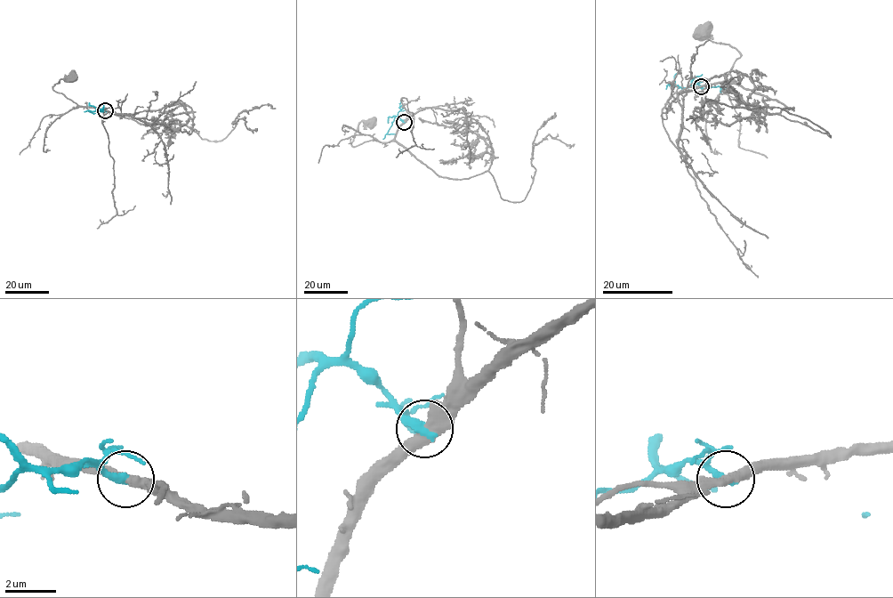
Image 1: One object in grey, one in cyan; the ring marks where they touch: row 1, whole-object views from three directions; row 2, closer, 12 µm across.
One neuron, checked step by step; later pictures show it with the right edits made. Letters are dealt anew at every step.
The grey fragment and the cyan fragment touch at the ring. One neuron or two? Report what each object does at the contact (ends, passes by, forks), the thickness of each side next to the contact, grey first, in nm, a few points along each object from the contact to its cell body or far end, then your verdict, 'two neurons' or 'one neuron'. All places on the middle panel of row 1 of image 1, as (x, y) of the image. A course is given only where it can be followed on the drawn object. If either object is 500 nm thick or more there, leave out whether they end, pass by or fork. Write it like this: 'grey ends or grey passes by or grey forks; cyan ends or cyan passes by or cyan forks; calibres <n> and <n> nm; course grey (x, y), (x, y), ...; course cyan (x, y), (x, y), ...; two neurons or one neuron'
grey passes by; cyan ends; calibres 440 and 340 nm; course grey (404, 122), (396, 136), (387, 142), (372, 140), (353, 146), (354, 133), (359, 124), (372, 121); course cyan (404, 122), (397, 117), (394, 118), (387, 133), (395, 134); two neurons

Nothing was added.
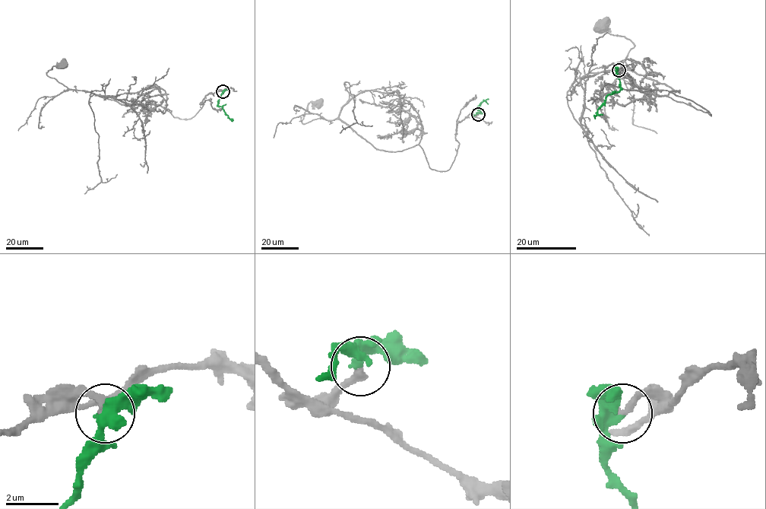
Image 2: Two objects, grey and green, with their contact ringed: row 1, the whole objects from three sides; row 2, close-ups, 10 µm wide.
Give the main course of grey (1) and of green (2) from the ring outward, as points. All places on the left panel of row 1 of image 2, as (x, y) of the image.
1: (223, 91), (209, 93), (195, 115), (182, 119), (159, 104), (121, 104), (70, 89), (46, 72), (64, 63)
2: (223, 91), (217, 106), (233, 120)

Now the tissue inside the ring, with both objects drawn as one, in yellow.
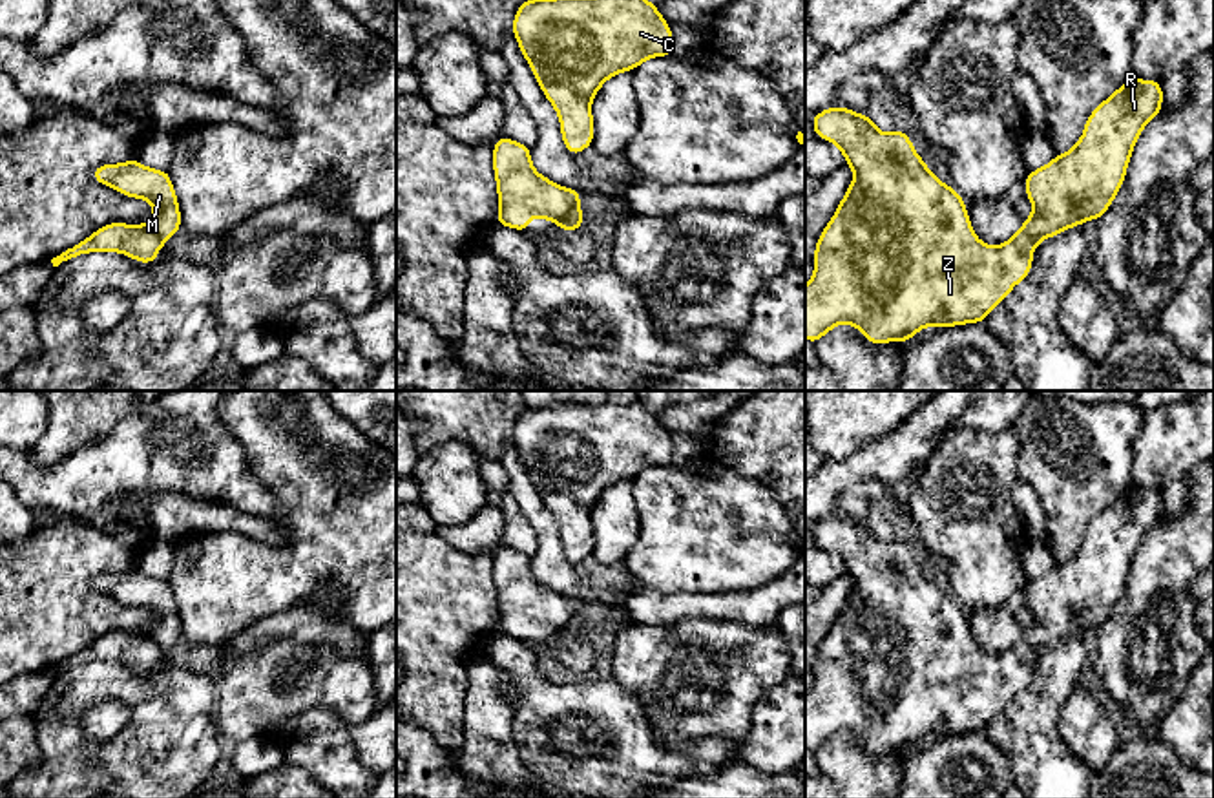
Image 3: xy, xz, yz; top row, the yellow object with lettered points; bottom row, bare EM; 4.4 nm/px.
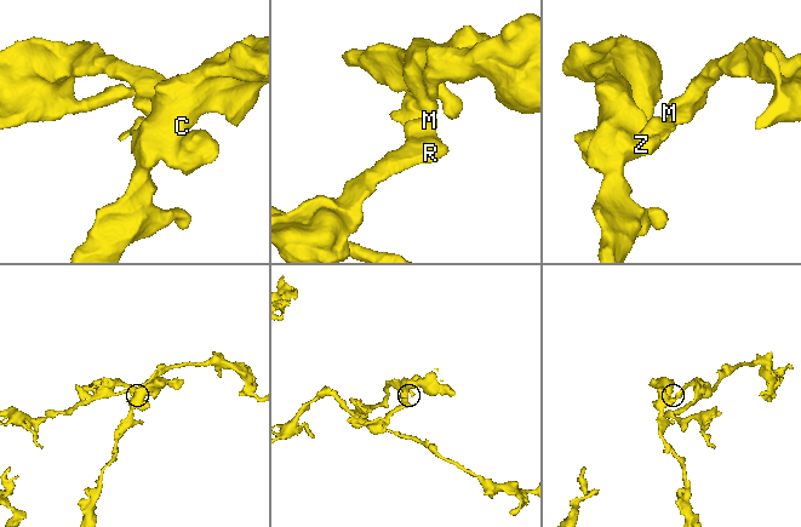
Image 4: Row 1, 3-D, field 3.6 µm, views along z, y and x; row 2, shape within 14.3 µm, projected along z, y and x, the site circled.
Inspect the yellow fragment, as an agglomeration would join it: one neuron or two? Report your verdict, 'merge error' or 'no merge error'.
merge error

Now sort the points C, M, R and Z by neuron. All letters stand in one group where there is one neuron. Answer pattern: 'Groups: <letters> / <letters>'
Groups: C Z / M R

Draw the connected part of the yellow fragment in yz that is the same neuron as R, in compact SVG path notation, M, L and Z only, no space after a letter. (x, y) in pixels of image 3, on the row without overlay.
M1128 488L1086 528L1079 551L1055 564L1044 577L1031 579L1026 592L1026 606L1033 621L1013 643L1030 643L1042 650L1059 641L1081 635L1086 628L1099 630L1121 599L1136 550L1146 531L1154 530L1163 517L1163 497L1159 489Z

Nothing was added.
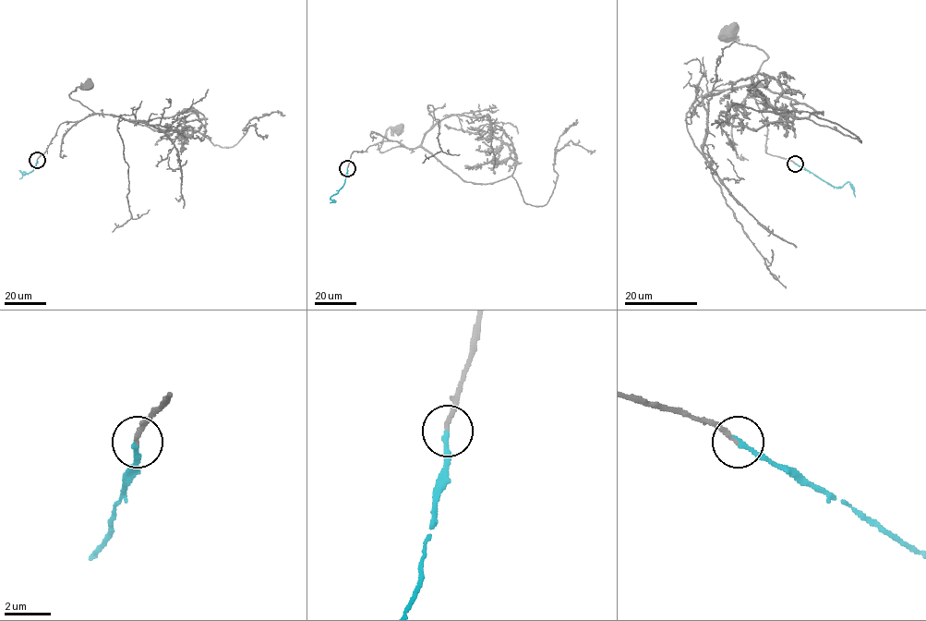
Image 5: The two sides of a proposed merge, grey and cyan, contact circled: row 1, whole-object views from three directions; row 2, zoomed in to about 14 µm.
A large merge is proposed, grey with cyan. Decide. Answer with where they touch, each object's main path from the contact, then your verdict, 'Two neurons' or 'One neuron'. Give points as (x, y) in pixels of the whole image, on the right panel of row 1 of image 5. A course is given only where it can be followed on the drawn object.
Place: (795, 164). Course of grey: (796, 164), (765, 151), (767, 126), (756, 102), (748, 97), (765, 53), (727, 38), (726, 32). Course of cyan: (796, 164), (836, 187), (848, 182), (855, 196). One neuron

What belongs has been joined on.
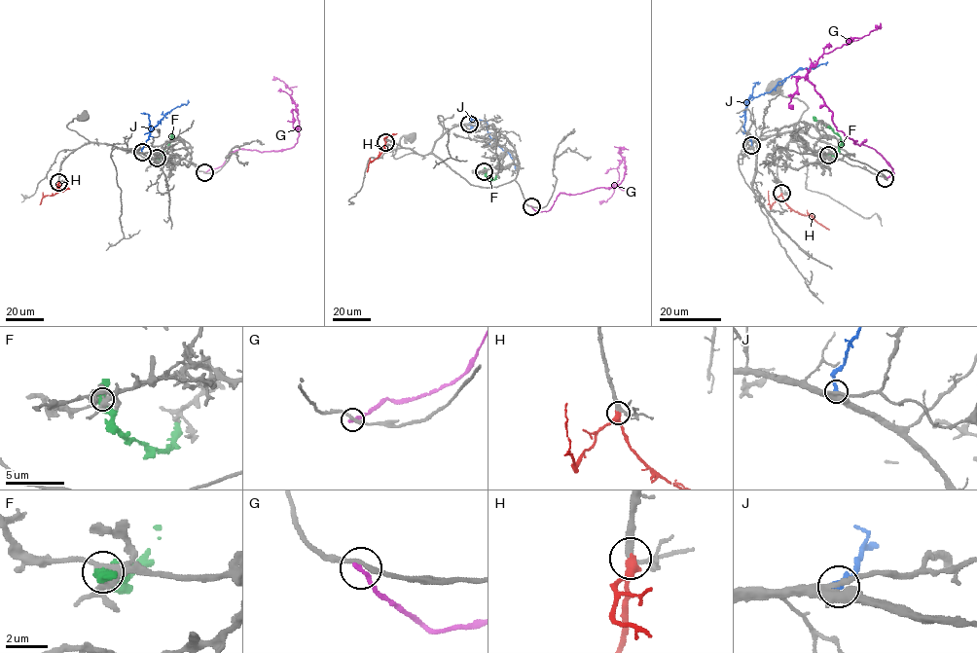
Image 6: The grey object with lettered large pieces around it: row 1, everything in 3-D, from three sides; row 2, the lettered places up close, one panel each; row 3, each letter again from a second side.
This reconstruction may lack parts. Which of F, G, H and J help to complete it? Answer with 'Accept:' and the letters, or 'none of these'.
Accept: H

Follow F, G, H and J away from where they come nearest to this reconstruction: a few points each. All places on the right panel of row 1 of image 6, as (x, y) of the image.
F: (828, 155), (836, 154), (840, 138), (813, 116)
G: (885, 178), (892, 168), (865, 140), (859, 146), (836, 128), (807, 72), (823, 54), (867, 35), (880, 23)
H: (781, 194), (783, 200), (794, 210), (811, 216), (829, 230)
J: (751, 146), (744, 127), (747, 99), (771, 90), (778, 82), (799, 69), (828, 62)

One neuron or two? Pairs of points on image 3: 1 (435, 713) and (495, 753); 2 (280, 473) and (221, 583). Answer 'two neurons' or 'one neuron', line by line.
1: two neurons
2: one neuron

